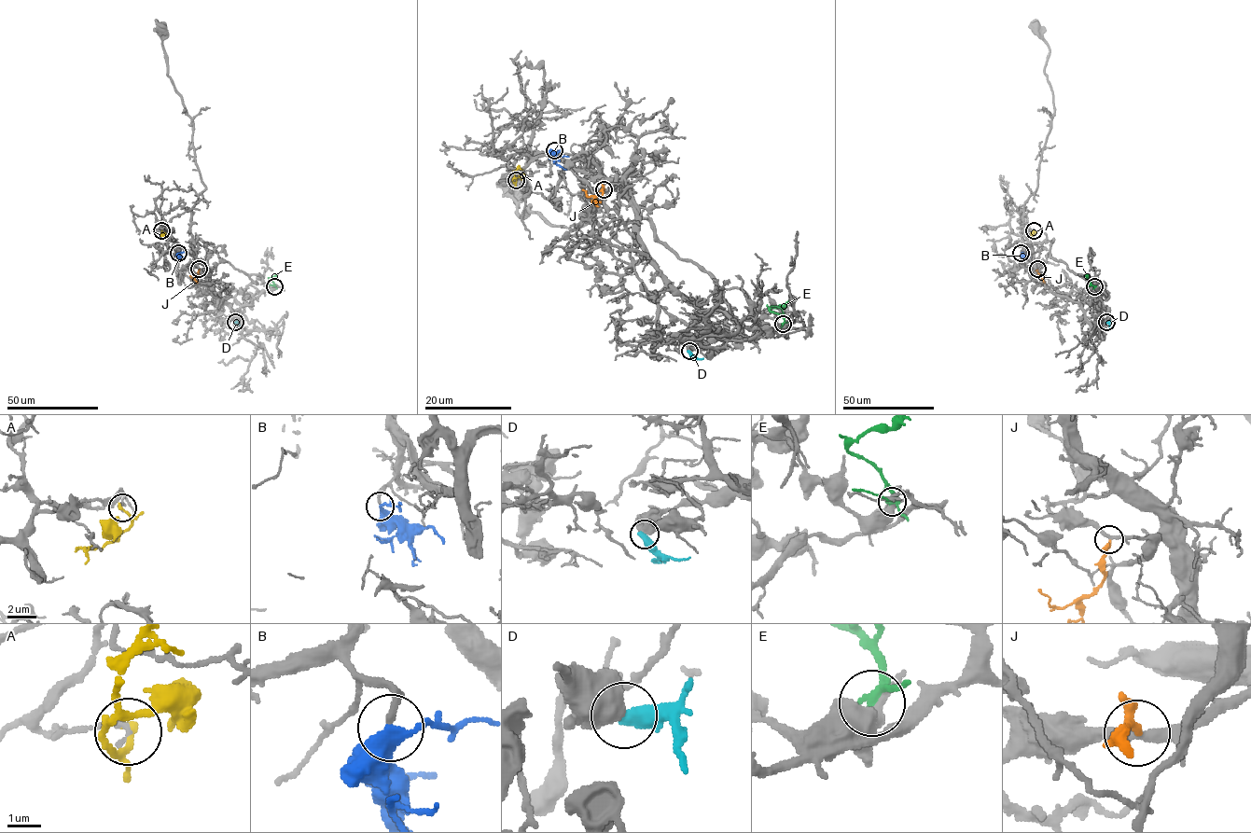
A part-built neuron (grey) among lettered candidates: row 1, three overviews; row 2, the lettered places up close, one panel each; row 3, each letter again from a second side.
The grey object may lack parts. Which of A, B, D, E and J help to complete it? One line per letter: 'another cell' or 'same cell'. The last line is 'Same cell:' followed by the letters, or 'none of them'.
A: another cell
B: same cell
D: another cell
E: another cell
J: same cell
Same cell: B, J

